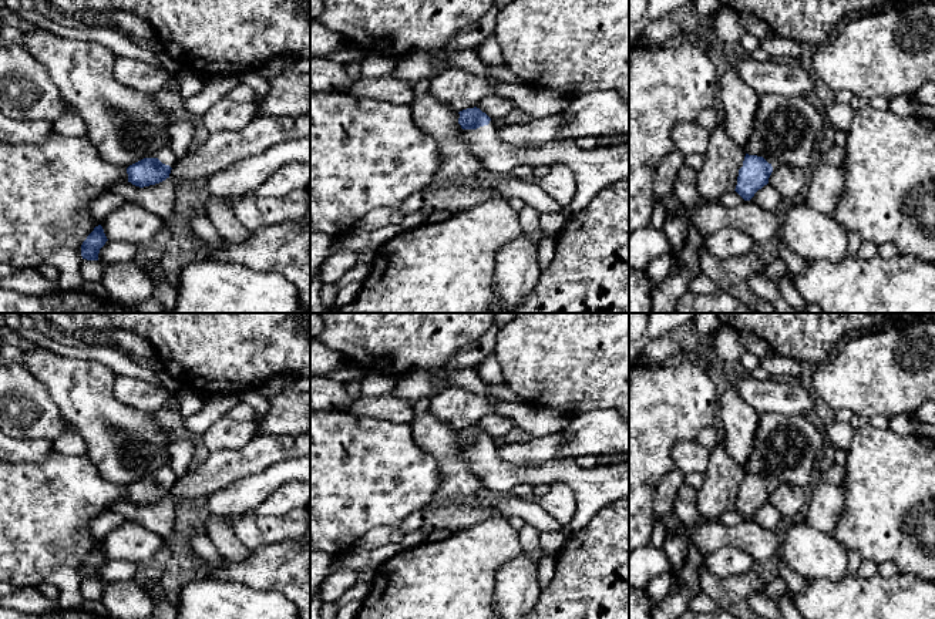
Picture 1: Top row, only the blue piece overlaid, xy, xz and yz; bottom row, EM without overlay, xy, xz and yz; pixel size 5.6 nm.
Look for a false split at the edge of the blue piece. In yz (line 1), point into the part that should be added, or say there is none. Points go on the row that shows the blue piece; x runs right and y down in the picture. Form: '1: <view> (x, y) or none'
1: yz (774, 162)

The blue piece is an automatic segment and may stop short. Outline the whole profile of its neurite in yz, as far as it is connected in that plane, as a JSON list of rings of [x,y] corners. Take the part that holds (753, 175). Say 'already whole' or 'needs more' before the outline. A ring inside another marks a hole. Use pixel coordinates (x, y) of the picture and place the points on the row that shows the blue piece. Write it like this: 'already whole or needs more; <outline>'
needs more; [[[746,154],[743,166],[739,169],[736,192],[750,201],[754,194],[768,184],[768,178],[783,164],[774,157],[757,157]]]

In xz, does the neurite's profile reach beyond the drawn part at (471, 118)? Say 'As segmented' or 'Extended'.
Extended

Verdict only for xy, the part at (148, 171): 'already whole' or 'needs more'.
needs more

